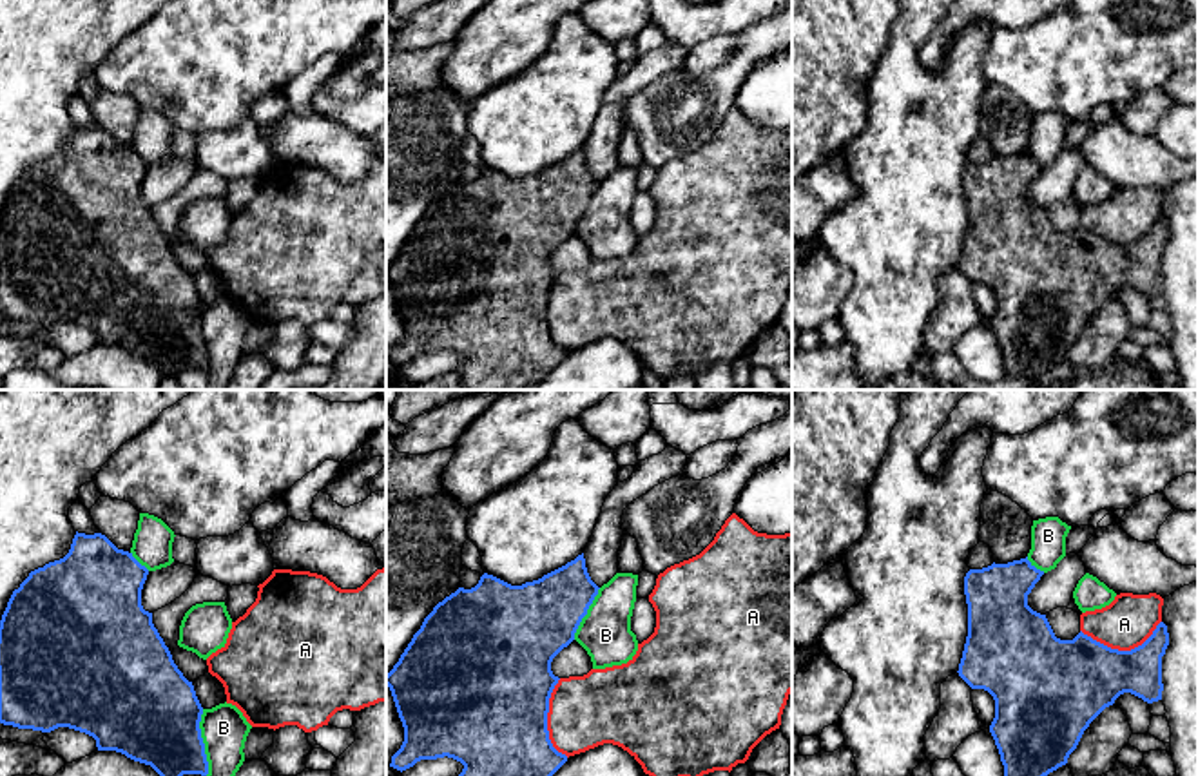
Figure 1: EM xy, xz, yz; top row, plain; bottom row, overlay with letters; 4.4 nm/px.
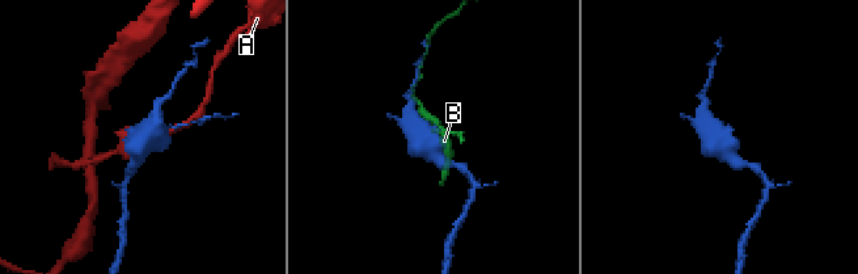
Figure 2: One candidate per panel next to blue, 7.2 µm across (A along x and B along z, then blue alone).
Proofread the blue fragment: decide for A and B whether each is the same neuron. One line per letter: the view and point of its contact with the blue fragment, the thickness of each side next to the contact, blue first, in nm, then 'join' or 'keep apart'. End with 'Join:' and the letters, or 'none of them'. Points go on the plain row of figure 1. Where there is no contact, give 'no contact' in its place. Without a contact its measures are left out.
A: meets blue in yz at (1122, 245); 360 nm thick on the blue side, 220 nm on the other; join
B: meets blue in xy at (202, 336); 420 nm thick on the blue side, 200 nm on the other; keep apart
Join: A

